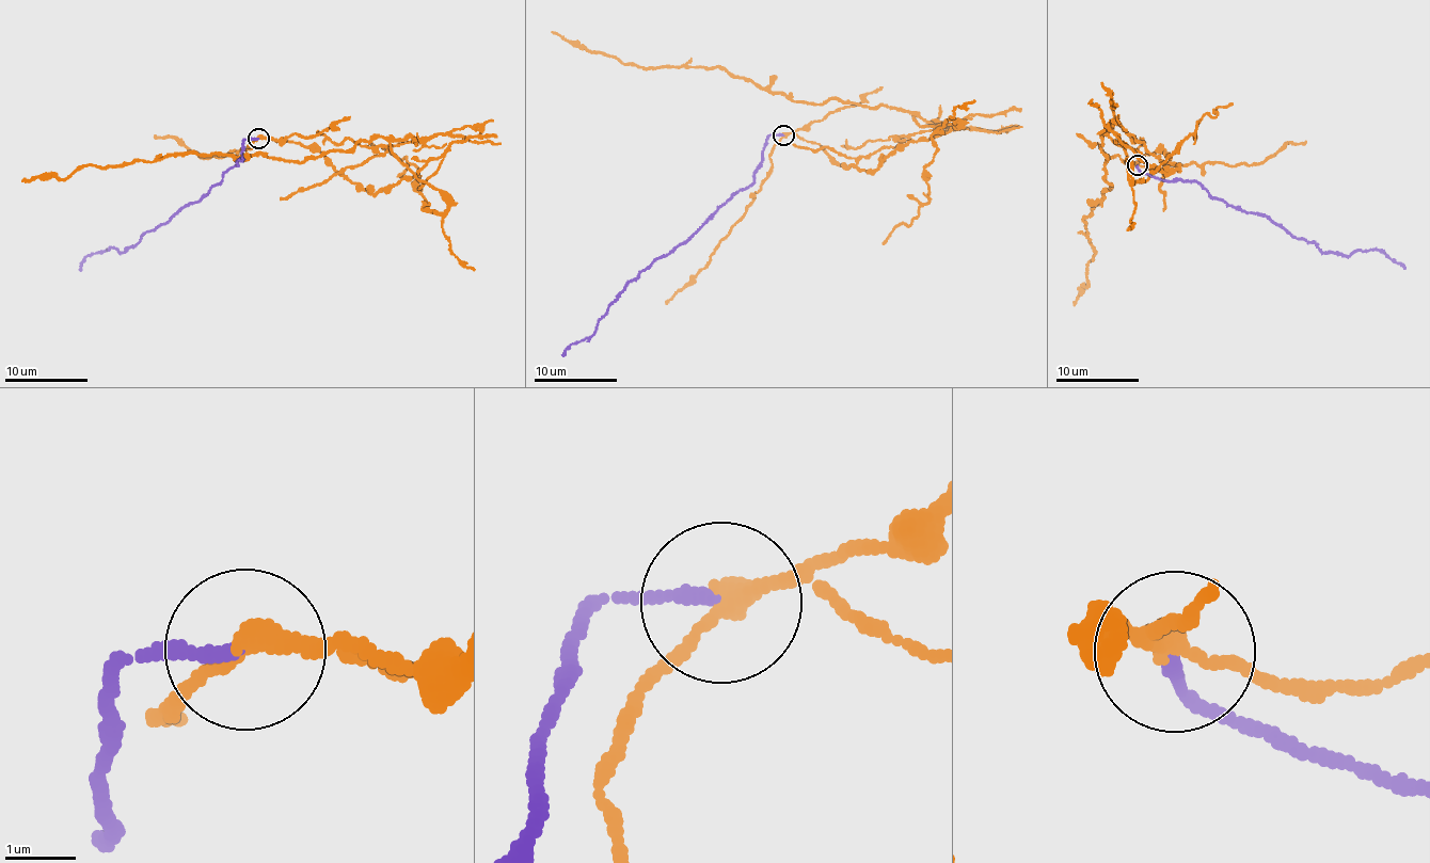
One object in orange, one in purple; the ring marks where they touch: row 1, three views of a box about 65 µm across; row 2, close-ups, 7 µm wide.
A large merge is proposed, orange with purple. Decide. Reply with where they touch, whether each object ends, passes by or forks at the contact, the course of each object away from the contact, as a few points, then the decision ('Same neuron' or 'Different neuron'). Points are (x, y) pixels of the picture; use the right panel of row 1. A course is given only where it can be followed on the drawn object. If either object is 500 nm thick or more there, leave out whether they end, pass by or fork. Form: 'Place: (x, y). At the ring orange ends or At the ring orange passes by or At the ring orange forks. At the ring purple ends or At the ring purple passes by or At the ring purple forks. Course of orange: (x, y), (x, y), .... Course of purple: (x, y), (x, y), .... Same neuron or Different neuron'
Place: (1138, 165). At the ring orange passes by. At the ring purple ends. Course of orange: (1137, 164), (1161, 149), (1169, 162), (1115, 123), (1100, 147), (1113, 187), (1084, 217), (1096, 252), (1074, 305). Course of purple: (1137, 164), (1169, 181), (1200, 185), (1211, 196), (1268, 217), (1323, 252), (1348, 256), (1376, 250), (1404, 269). Different neuron

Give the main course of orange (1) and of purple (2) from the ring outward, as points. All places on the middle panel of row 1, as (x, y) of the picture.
1: (783, 134), (853, 164), (939, 126), (885, 105), (793, 100), (723, 68), (624, 65), (552, 32)
2: (783, 134), (768, 137), (755, 180), (733, 195), (684, 242), (629, 283), (593, 334), (573, 345), (562, 354)

